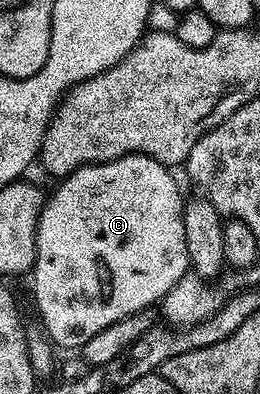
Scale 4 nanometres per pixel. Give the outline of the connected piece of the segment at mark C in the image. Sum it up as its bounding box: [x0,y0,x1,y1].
[30,153,190,351]

